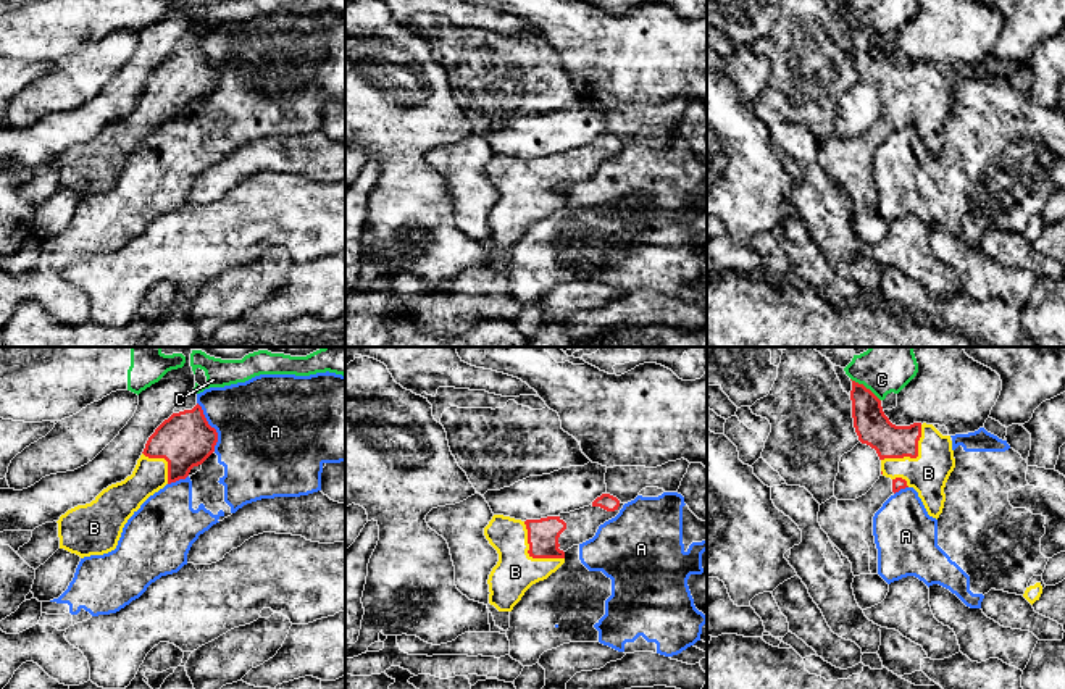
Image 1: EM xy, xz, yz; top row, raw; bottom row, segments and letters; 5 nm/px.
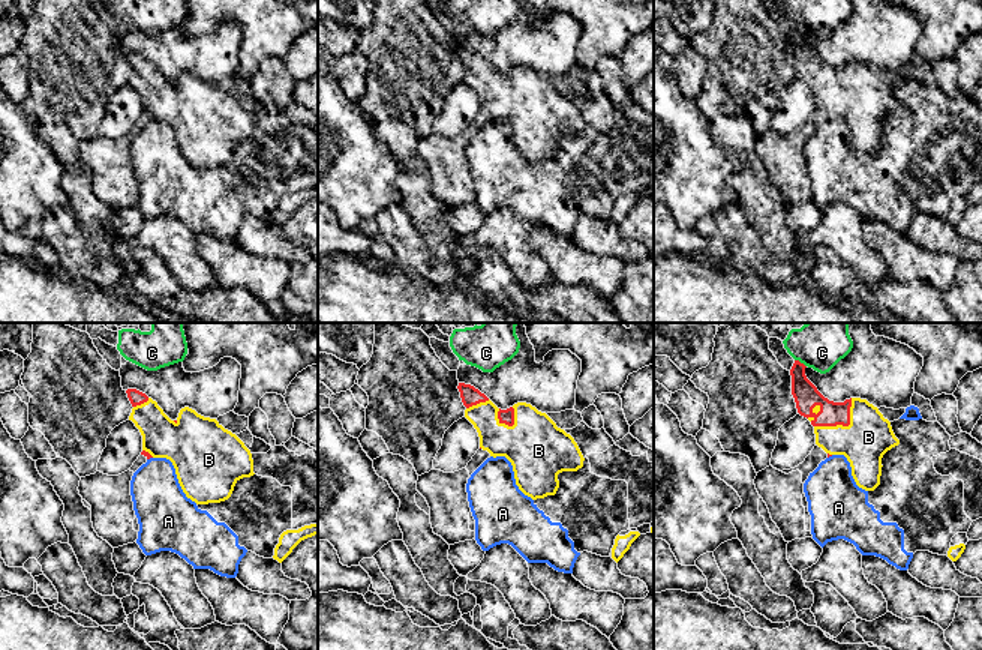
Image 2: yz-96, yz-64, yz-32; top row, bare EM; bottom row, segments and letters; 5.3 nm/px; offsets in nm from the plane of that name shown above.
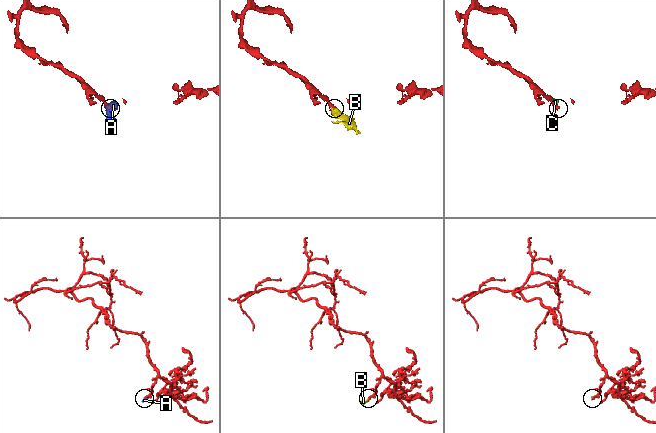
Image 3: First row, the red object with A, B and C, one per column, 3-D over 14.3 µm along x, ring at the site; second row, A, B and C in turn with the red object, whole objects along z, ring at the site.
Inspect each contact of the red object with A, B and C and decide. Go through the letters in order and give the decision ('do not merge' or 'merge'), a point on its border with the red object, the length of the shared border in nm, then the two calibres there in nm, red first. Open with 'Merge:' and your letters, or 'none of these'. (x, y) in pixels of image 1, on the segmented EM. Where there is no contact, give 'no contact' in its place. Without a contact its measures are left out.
Merge: B
A: do not merge; meets red in xy at (210, 426); contact 260 nm long; 280 nm thick on the red side, 440 nm on the other
B: merge; meets red in xz at (531, 555); contact 280 nm long; 160 nm thick on the red side, 200 nm on the other
C: do not merge; meets red in yz at (864, 386); contact 190 nm long; 180 nm thick on the red side, 260 nm on the other

